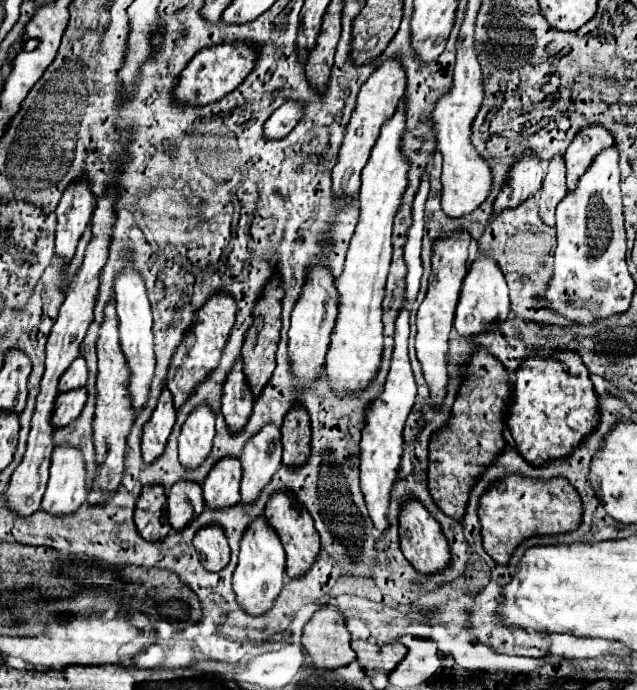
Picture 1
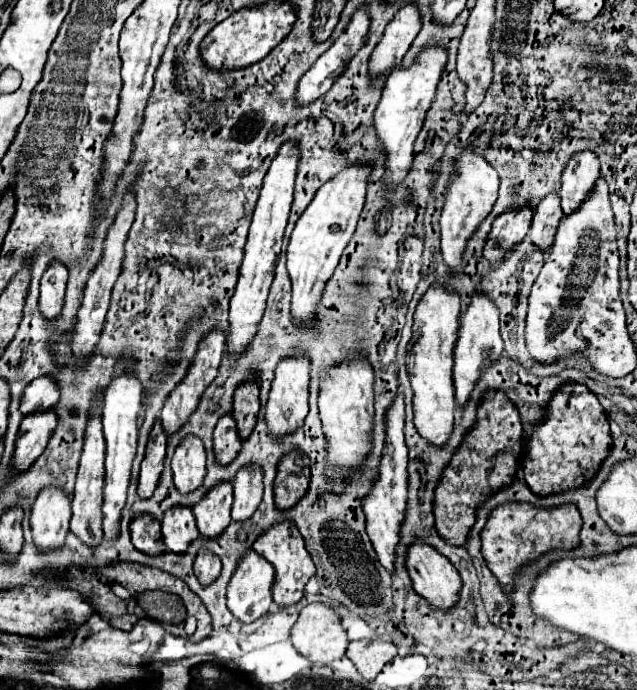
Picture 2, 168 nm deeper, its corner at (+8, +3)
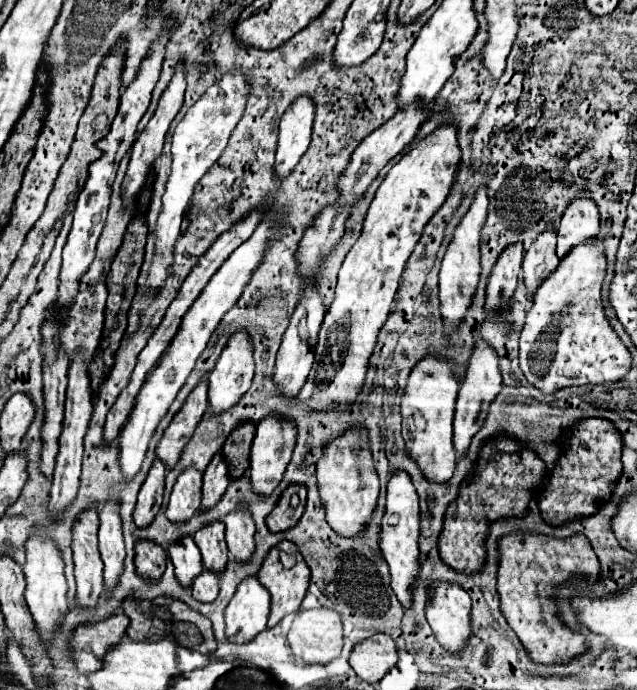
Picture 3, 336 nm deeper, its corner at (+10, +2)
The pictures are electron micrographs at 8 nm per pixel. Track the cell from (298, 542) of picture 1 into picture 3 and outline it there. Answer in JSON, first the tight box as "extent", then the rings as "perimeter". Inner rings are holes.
{"extent":[258,541,310,627],"perimeter":[[[280,541],[280,545],[272,547],[268,551],[268,555],[264,557],[264,563],[258,571],[258,579],[264,587],[268,587],[270,597],[272,597],[272,607],[270,607],[270,619],[268,619],[268,627],[274,627],[284,615],[298,611],[308,585],[310,585],[310,569],[304,563],[304,557],[300,555],[298,547],[292,541]]]}

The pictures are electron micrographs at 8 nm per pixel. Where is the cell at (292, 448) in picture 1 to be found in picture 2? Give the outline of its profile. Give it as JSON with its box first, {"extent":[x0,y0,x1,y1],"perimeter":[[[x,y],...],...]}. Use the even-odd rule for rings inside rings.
{"extent":[274,452,310,510],"perimeter":[[[290,452],[284,456],[274,480],[274,504],[278,510],[288,510],[296,506],[308,492],[310,466],[302,452]]]}

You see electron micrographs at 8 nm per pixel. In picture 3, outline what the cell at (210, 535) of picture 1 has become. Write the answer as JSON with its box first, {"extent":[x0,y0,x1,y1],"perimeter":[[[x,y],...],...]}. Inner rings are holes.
{"extent":[192,571,218,603],"perimeter":[[[202,571],[192,581],[192,595],[204,603],[214,601],[218,597],[218,575],[212,575],[212,571]]]}

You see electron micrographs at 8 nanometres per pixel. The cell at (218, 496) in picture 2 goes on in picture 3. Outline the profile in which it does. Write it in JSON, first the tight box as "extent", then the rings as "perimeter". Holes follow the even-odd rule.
{"extent":[194,521,228,571],"perimeter":[[[212,521],[194,533],[194,541],[202,553],[202,563],[210,571],[222,571],[228,561],[224,543],[224,521]]]}

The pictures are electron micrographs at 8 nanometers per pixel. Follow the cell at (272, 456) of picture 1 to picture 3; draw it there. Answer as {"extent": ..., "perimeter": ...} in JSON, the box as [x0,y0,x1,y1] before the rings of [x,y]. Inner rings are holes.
{"extent":[224,507,254,561],"perimeter":[[[246,507],[230,511],[224,519],[228,551],[238,561],[248,561],[254,553],[254,519]]]}

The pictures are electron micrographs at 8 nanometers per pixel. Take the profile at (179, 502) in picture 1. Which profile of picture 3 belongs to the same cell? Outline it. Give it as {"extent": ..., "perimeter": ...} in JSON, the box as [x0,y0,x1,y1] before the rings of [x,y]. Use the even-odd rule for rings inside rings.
{"extent":[168,535,204,587],"perimeter":[[[188,535],[184,539],[178,539],[176,543],[172,543],[168,547],[168,555],[174,563],[176,577],[184,587],[188,587],[192,583],[192,579],[196,575],[200,575],[204,569],[202,559],[200,559],[200,549],[196,547],[194,539]]]}

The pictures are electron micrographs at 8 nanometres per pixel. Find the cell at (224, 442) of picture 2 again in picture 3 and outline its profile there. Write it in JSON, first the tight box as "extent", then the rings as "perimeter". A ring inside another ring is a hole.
{"extent":[200,451,230,509],"perimeter":[[[218,451],[212,457],[206,471],[204,471],[204,487],[202,487],[202,505],[200,505],[200,509],[214,507],[218,503],[218,499],[224,495],[228,483],[230,483],[228,463],[224,461],[222,453]]]}

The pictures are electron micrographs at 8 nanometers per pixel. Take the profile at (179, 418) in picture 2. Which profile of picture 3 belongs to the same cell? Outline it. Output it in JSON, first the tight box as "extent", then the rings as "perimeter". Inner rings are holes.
{"extent":[156,375,208,467],"perimeter":[[[204,375],[200,379],[200,383],[194,387],[194,391],[186,397],[182,409],[174,415],[174,419],[166,427],[162,439],[156,447],[156,457],[162,459],[168,467],[172,467],[178,461],[184,445],[188,443],[198,421],[202,419],[202,415],[208,409],[208,397],[206,397],[208,387],[204,387],[204,383],[208,383],[208,375]]]}

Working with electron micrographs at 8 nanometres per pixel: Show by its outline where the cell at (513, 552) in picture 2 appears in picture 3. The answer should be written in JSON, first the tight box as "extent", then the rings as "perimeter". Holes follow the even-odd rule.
{"extent":[498,531,600,663],"perimeter":[[[514,531],[498,539],[498,593],[500,609],[508,625],[516,631],[518,639],[528,649],[532,661],[536,663],[566,663],[568,659],[586,651],[586,641],[582,635],[566,629],[558,617],[554,603],[550,601],[552,587],[566,581],[570,575],[588,575],[596,581],[600,565],[588,543],[580,533],[568,539],[552,539],[540,533]]]}

